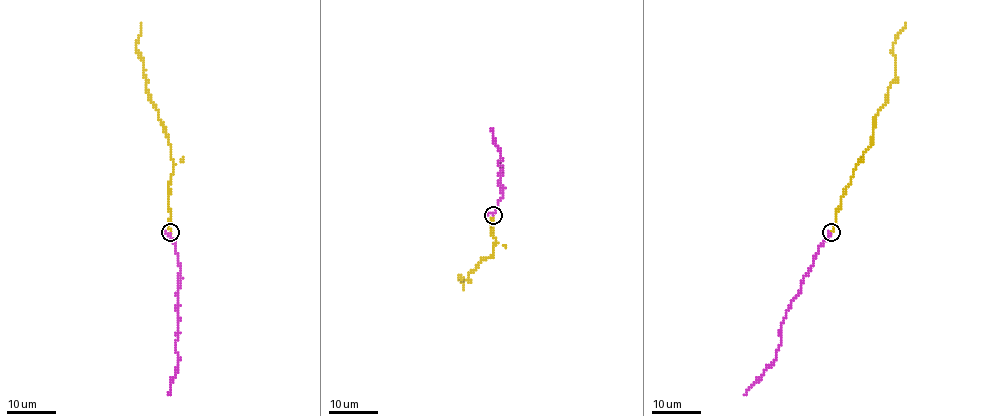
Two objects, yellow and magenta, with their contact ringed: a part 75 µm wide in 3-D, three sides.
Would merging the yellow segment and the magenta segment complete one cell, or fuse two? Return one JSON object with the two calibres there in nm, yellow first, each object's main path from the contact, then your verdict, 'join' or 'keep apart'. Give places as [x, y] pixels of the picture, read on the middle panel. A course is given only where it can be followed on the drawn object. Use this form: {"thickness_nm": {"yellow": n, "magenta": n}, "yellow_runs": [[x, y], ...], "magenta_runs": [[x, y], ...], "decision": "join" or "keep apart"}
{"thickness_nm": {"yellow": 130, "magenta": 160}, "yellow_runs": [[492, 216], [491, 233], [496, 239], [493, 253], [481, 259], [466, 280], [459, 276], [462, 290]], "magenta_runs": [[492, 214], [503, 188], [497, 165], [501, 160], [500, 150], [491, 129]], "decision": "join"}

